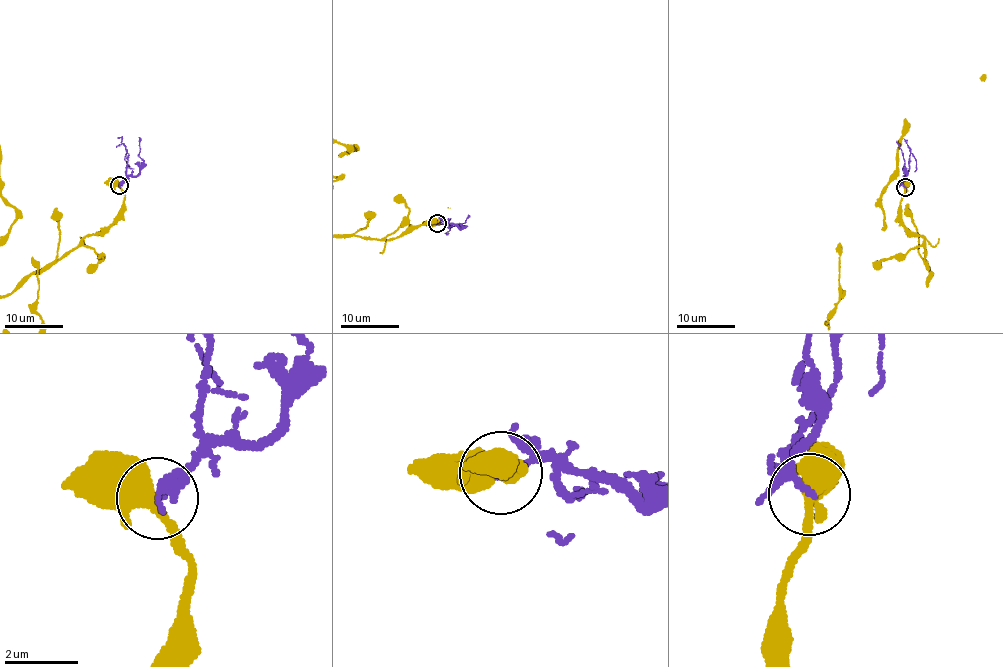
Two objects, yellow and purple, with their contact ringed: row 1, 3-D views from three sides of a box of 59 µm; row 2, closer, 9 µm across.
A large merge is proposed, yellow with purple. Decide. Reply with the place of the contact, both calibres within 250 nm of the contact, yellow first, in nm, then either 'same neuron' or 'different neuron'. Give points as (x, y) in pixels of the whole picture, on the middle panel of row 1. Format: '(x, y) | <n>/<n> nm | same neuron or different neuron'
(437, 223) | 360/160 nm | different neuron

